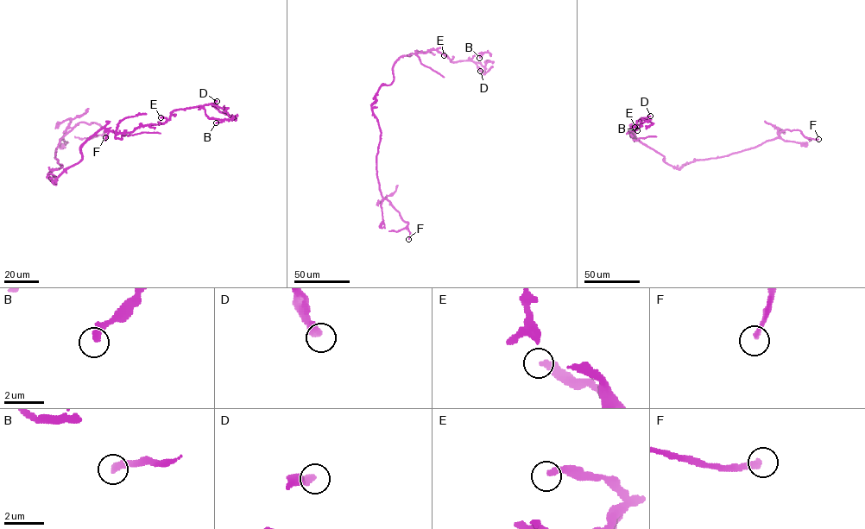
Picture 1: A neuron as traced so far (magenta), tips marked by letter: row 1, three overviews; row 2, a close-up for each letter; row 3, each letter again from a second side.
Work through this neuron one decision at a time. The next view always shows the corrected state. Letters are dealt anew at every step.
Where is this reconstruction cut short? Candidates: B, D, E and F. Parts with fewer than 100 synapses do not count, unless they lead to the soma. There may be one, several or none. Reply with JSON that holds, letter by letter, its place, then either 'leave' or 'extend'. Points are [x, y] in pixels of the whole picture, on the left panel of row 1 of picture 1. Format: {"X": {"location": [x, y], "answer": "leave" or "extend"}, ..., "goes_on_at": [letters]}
{"B": {"location": [216, 122], "answer": "leave"}, "D": {"location": [217, 101], "answer": "leave"}, "E": {"location": [161, 117], "answer": "leave"}, "F": {"location": [105, 137], "answer": "extend"}, "goes_on_at": ["F"]}

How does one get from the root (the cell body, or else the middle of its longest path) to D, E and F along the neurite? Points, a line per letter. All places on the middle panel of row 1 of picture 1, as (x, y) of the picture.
D: (375, 97), (381, 85), (392, 82), (393, 67), (402, 56), (436, 50), (452, 62), (474, 61), (480, 71)
E: (375, 97), (381, 85), (389, 85), (394, 80), (393, 67), (400, 57), (432, 50), (444, 55)
F: (375, 97), (371, 110), (381, 132), (376, 156), (379, 189), (408, 223), (408, 239)

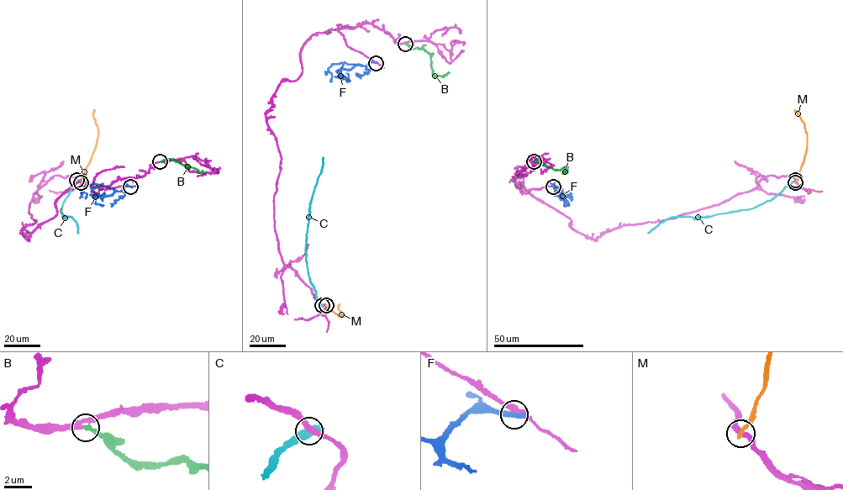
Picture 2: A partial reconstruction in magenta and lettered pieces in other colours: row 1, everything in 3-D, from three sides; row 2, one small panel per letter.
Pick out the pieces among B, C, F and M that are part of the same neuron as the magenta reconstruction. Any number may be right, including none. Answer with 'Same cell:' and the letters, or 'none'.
Same cell: none

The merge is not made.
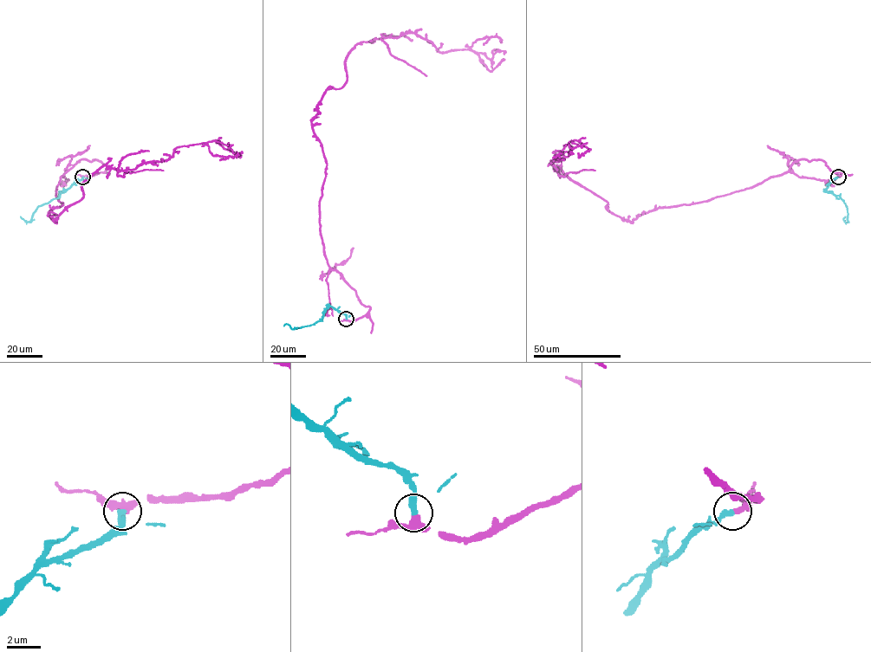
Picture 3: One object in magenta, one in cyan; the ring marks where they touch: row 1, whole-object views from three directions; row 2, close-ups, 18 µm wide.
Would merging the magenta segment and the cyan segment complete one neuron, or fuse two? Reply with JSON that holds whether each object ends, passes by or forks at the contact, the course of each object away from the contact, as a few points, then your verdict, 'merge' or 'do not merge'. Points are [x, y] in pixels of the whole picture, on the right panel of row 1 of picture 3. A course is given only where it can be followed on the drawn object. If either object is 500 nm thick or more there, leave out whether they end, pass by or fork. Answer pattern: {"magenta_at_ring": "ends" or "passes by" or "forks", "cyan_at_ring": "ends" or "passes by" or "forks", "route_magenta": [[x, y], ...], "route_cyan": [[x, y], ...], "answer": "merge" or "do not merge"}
{"magenta_at_ring": "passes by", "cyan_at_ring": "ends", "route_magenta": [[838, 177], [822, 160], [798, 159], [750, 187], [631, 222], [551, 163], [570, 141], [590, 149], [579, 152]], "route_cyan": [[838, 177], [825, 190], [838, 195], [844, 202], [848, 222], [843, 220], [845, 216]], "answer": "merge"}

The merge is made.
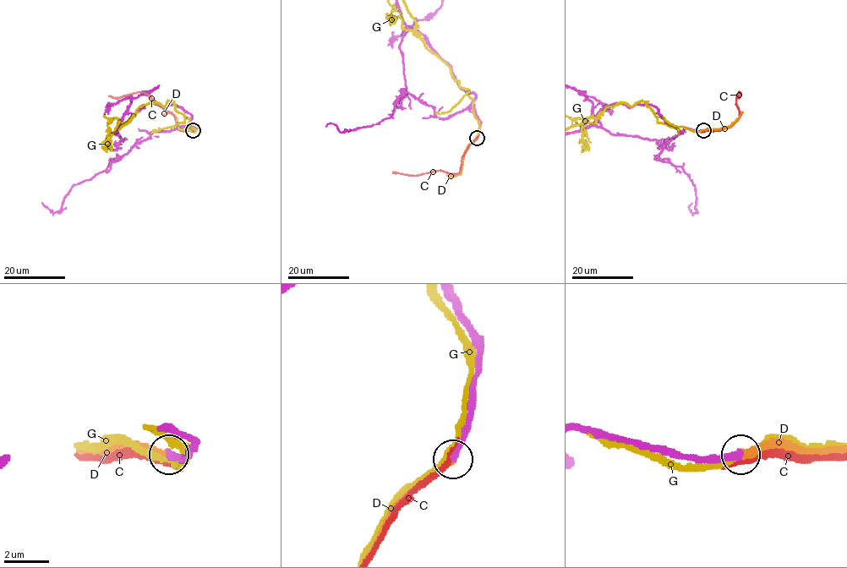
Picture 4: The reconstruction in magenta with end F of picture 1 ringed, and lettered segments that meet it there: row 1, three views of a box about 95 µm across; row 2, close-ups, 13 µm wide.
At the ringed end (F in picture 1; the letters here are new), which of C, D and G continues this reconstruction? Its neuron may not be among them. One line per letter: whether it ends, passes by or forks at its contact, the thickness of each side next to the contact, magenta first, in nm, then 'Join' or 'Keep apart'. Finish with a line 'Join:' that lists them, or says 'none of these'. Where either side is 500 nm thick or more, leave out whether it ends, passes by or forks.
C: It ends there. Thickness 320 nm (magenta) against 280 nm. Keep apart
D: It ends there. Thickness 280 nm (magenta) against 300 nm. Join
G: It passes by. Thickness 380 nm (magenta) against 240 nm. Keep apart
Join: D

